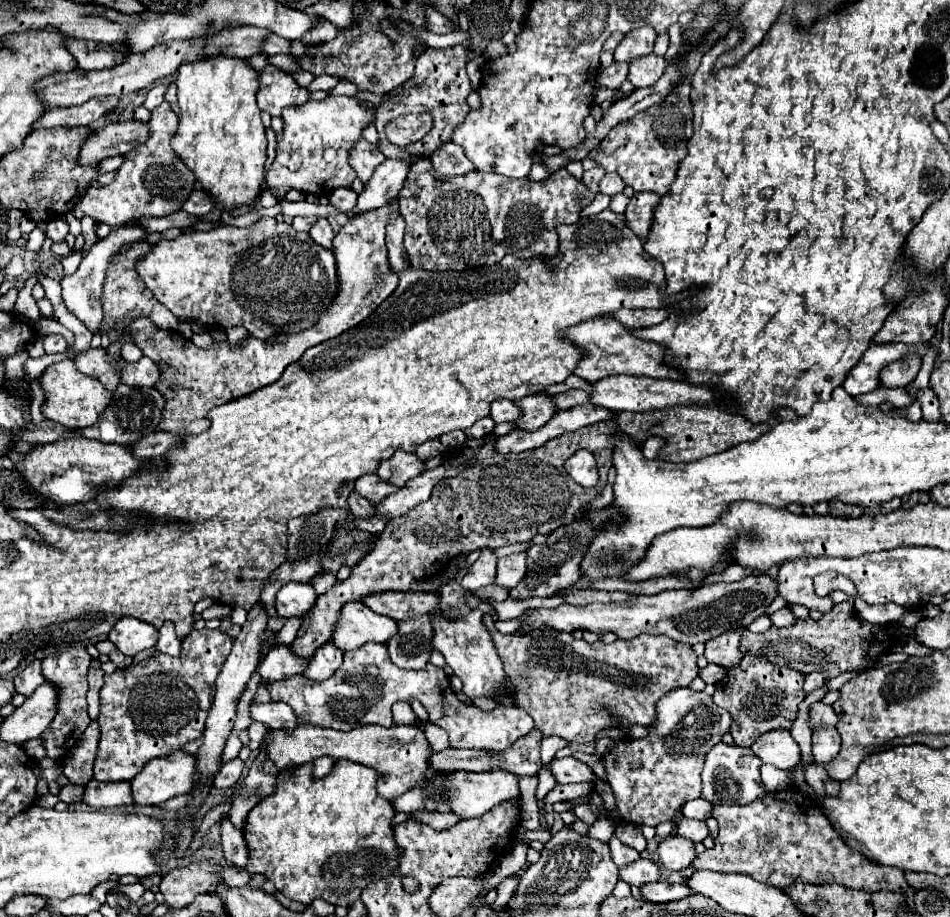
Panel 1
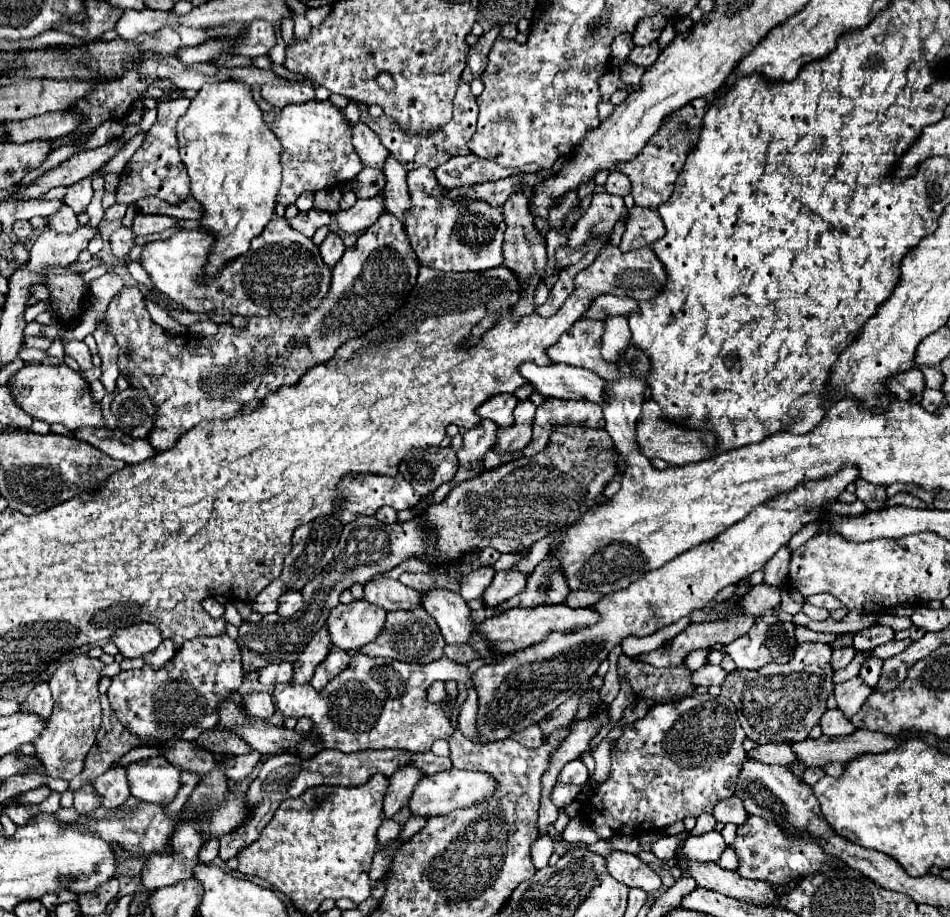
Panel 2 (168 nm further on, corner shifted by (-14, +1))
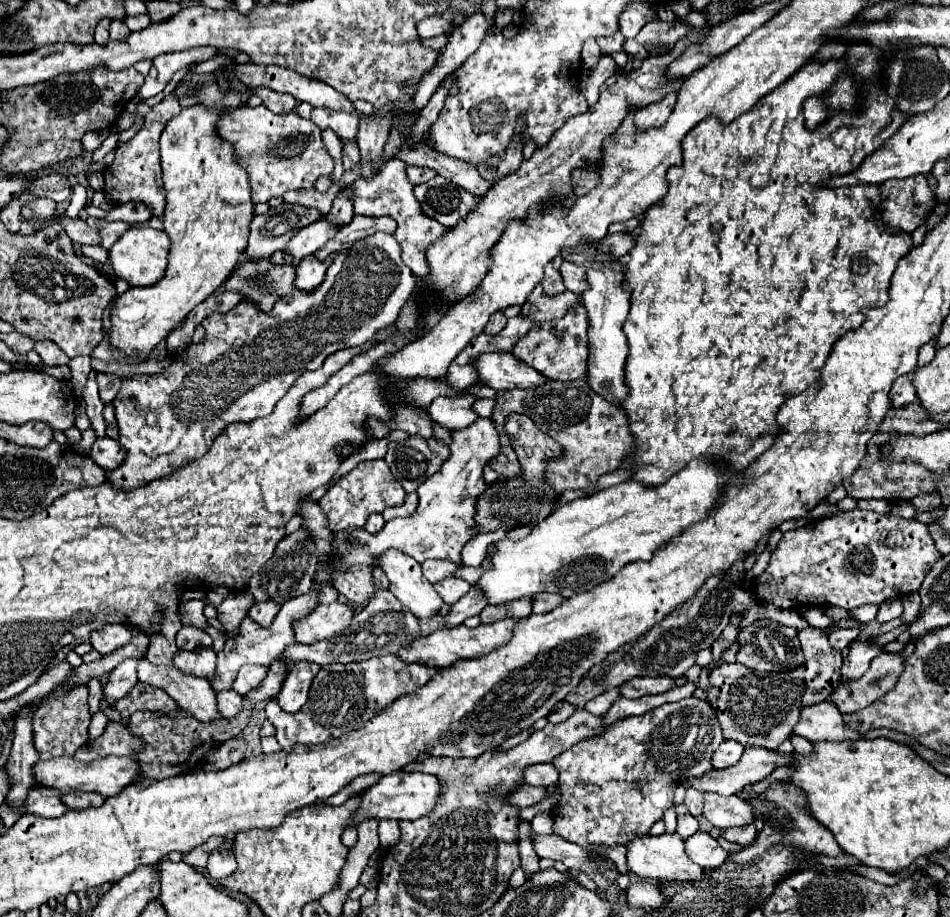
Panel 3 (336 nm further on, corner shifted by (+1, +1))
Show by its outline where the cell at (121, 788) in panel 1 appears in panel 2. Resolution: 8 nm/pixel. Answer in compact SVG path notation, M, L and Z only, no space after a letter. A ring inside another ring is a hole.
M83 785L79 791L75 791L75 809L79 813L89 813L99 807L99 797L95 797L95 789L91 785Z

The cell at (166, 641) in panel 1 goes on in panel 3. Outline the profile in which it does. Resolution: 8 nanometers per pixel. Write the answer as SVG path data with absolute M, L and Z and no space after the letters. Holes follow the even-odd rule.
M126 659L108 675L108 681L104 685L104 699L110 707L114 707L114 703L120 697L126 697L128 691L138 683L138 675L136 675L138 661L140 659Z

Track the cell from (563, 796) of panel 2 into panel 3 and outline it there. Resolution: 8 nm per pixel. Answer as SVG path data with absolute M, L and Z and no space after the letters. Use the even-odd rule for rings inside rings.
M522 785L520 789L516 789L516 793L512 793L512 797L508 797L508 801L512 801L512 805L516 805L518 809L530 807L540 803L546 795L546 789L540 787L532 787L532 785Z

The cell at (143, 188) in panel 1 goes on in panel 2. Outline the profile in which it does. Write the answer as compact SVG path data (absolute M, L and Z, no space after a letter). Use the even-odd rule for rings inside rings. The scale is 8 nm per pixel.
M177 97L171 101L161 101L157 107L157 121L149 129L143 145L135 151L135 155L129 159L125 171L119 179L119 189L115 193L117 203L131 205L147 195L157 195L159 199L167 203L179 203L185 201L191 193L191 181L187 177L187 169L183 161L179 159L179 143L175 141L175 125L177 119L187 111L189 99Z

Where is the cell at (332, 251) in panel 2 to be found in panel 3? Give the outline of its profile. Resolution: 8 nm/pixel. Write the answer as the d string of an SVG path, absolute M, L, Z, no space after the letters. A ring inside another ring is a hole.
M308 255L296 267L294 289L310 293L312 289L316 289L324 281L324 275L326 275L326 265L320 263L318 259L314 259L312 255Z

